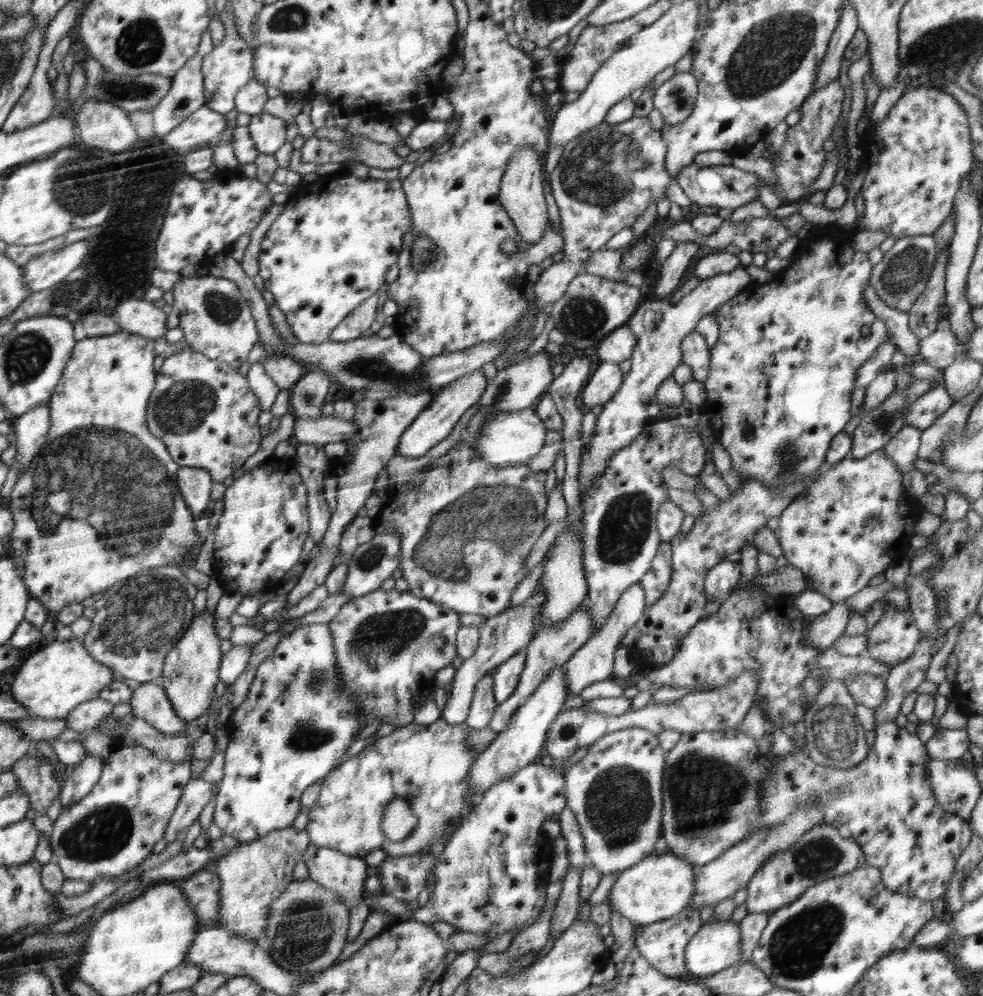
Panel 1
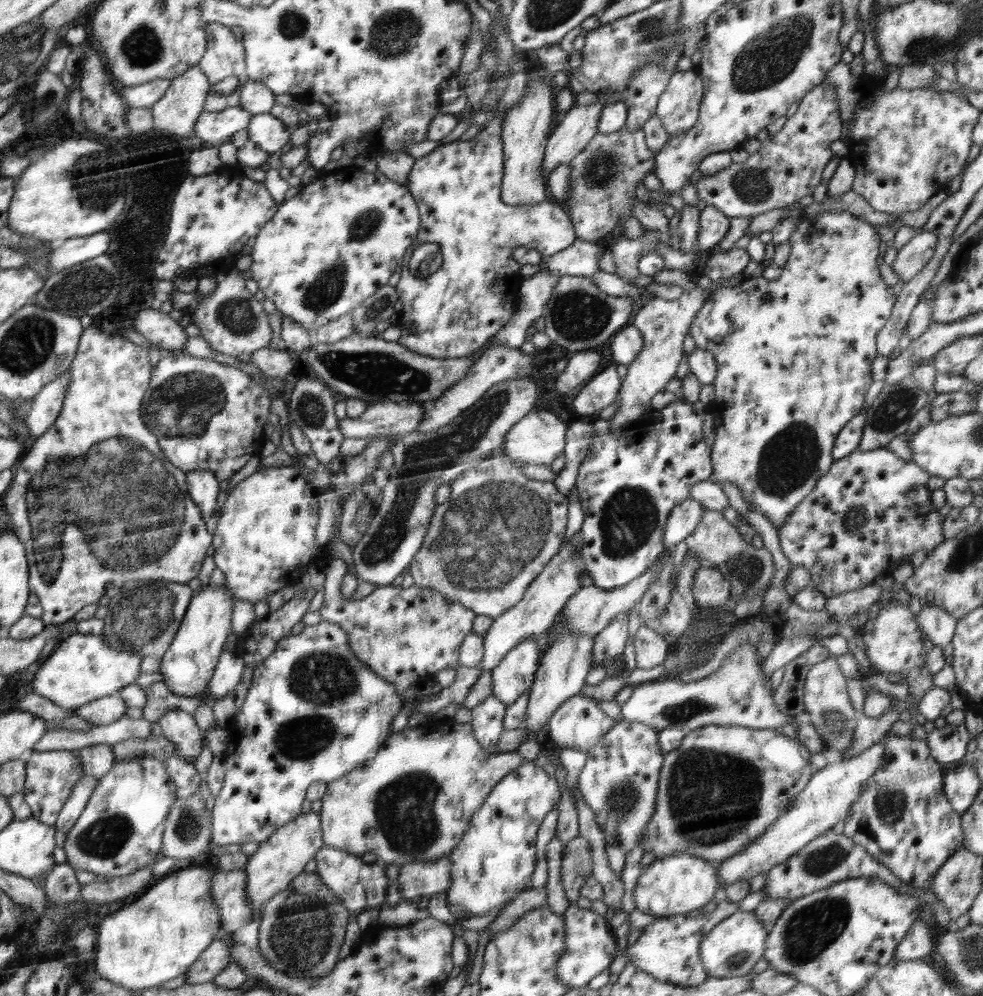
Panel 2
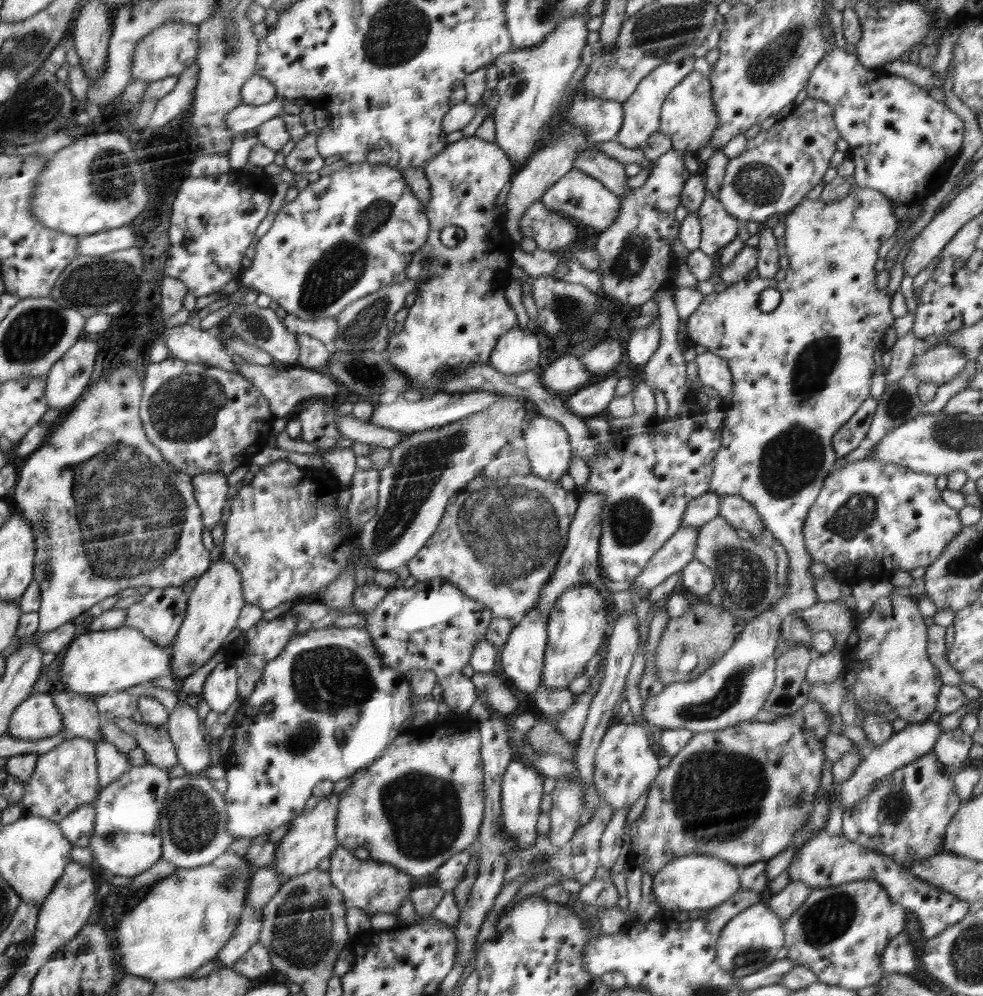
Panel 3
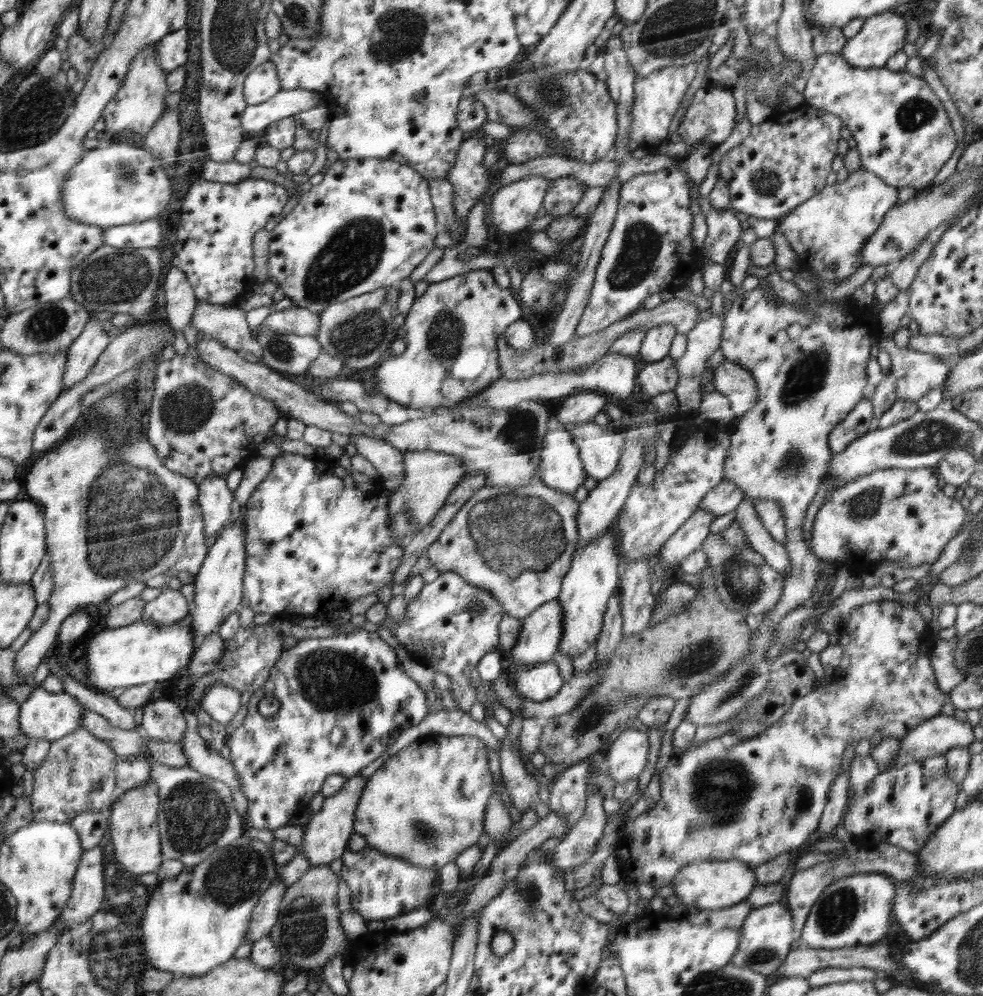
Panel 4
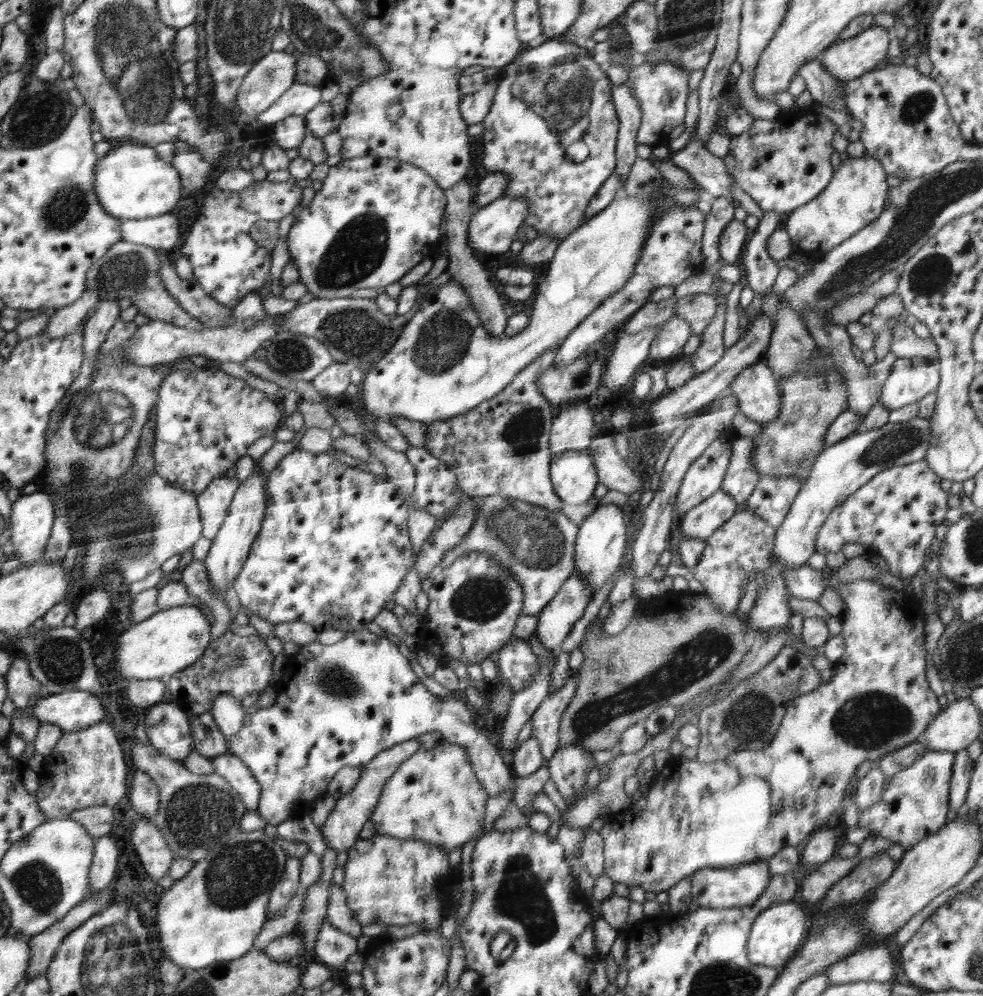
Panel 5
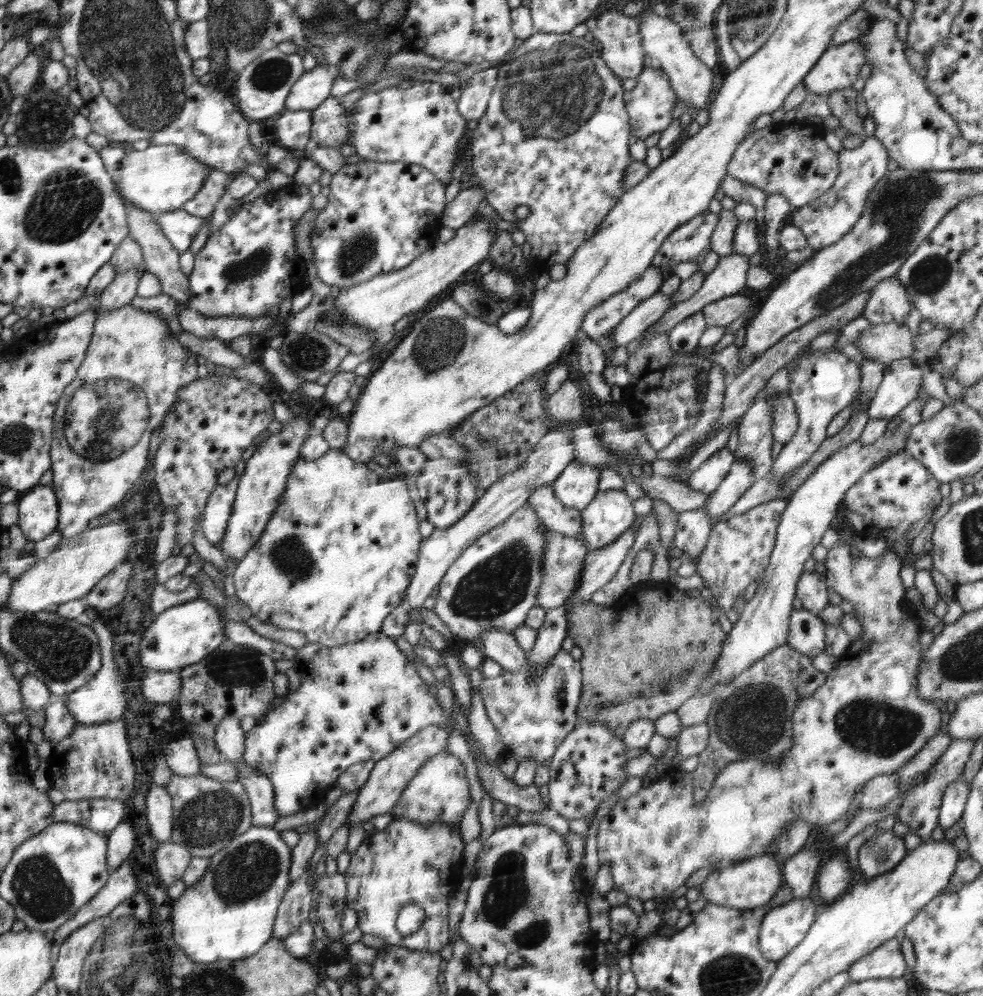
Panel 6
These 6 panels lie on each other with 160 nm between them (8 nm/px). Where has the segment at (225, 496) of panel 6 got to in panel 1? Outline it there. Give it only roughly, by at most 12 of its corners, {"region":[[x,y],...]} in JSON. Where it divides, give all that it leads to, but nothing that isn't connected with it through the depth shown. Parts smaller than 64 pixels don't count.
{"region":[[181,467],[180,495],[193,514],[204,516],[212,480],[206,469]]}

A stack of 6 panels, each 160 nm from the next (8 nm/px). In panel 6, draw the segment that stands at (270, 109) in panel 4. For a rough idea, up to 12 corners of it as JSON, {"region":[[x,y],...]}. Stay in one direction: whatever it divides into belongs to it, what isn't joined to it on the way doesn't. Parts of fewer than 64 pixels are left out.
{"region":[[317,65],[298,78],[283,111],[330,98],[336,71]]}

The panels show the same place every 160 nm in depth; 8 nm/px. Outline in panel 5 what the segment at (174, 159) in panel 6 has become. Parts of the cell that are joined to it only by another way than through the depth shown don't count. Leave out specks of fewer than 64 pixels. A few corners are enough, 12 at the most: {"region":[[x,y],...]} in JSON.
{"region":[[114,144],[96,193],[123,221],[176,206],[180,171],[154,147]]}

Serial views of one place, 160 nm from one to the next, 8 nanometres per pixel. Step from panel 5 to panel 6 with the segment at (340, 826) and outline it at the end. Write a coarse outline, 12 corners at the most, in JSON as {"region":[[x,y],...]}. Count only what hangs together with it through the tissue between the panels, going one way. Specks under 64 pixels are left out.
{"region":[[435,724],[375,761],[343,826],[389,812],[426,761],[447,752]]}

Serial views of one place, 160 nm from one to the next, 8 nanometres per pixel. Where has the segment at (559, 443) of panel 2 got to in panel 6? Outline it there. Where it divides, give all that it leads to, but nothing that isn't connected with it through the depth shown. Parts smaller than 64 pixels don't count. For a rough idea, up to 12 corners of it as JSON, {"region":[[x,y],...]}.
{"region":[[575,459],[553,483],[562,505],[581,511],[596,497],[599,475]]}

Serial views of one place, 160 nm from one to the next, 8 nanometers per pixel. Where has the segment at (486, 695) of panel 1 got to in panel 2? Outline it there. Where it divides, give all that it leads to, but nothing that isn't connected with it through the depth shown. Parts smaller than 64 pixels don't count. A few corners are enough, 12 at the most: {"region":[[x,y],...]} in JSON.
{"region":[[491,693],[471,710],[477,741],[489,755],[505,731],[506,705]]}

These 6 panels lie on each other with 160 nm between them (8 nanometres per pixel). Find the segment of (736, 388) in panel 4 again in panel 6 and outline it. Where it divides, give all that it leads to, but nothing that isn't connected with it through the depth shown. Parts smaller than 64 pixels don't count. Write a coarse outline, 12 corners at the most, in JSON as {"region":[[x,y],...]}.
{"region":[[794,401],[773,404],[773,441],[786,446],[798,430]]}

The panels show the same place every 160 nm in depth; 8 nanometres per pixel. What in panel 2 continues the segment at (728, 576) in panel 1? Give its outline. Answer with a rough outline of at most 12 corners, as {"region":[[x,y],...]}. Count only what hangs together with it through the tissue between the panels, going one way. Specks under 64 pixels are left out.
{"region":[[700,568],[692,592],[701,610],[730,598],[731,584],[713,568]]}

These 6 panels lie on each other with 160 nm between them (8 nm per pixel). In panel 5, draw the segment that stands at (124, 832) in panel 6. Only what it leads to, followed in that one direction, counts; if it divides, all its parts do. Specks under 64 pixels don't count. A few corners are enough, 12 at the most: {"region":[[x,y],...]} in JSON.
{"region":[[116,840],[95,842],[88,873],[88,897],[107,888],[116,876]]}

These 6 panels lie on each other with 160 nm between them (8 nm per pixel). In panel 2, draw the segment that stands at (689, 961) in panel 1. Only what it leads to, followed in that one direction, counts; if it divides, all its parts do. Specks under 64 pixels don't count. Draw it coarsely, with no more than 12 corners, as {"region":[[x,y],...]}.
{"region":[[737,911],[702,940],[715,978],[750,974],[770,931]]}

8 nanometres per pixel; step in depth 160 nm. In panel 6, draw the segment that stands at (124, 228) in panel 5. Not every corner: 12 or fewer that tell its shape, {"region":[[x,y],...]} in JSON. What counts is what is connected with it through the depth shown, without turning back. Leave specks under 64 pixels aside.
{"region":[[172,210],[156,215],[160,231],[180,253],[206,218]]}

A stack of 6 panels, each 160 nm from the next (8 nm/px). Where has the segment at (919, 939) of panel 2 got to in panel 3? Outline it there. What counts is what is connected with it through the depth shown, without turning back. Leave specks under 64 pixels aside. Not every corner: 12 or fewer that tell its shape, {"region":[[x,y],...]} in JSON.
{"region":[[906,932],[882,952],[884,974],[907,974],[916,966]]}

